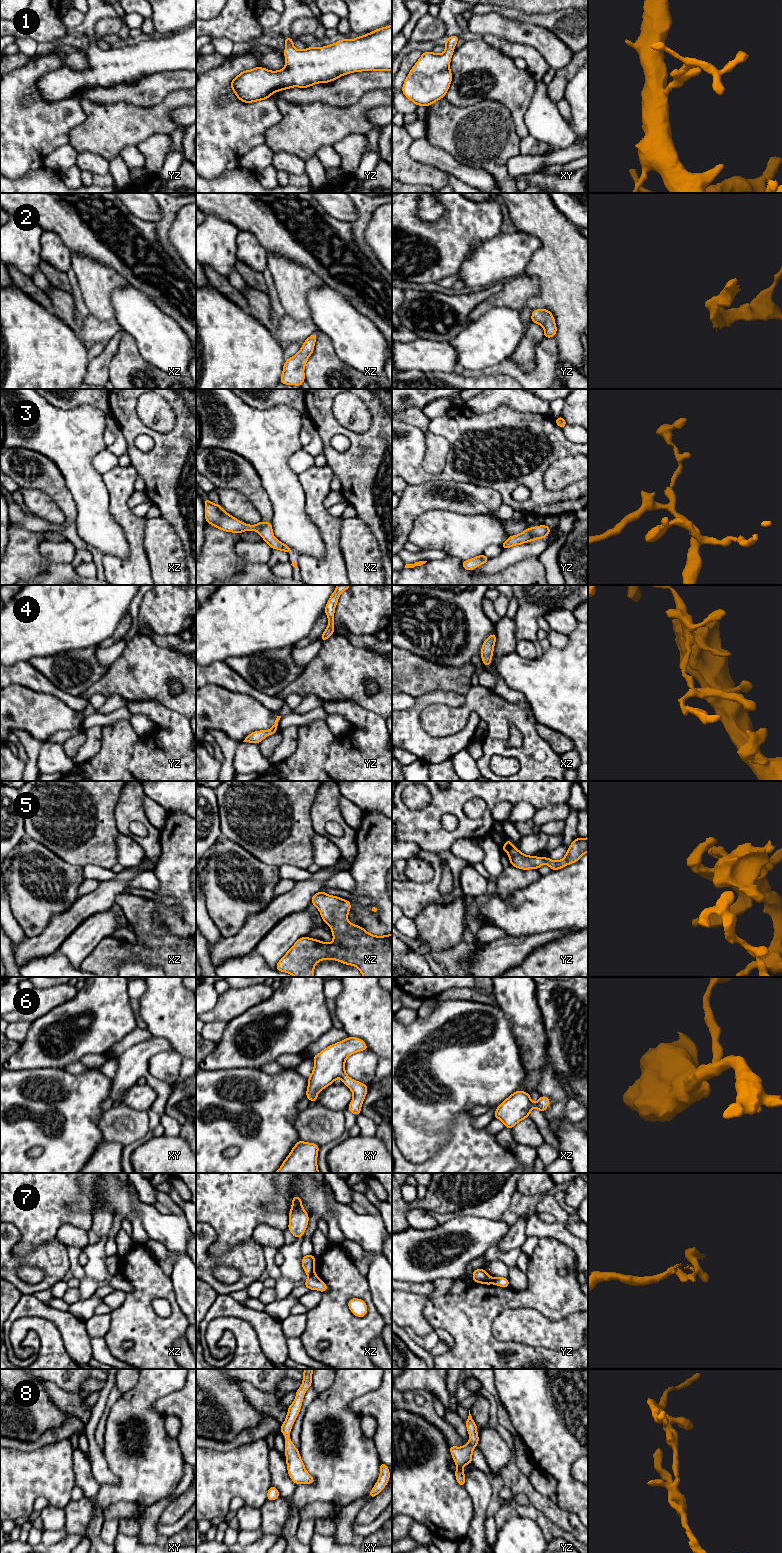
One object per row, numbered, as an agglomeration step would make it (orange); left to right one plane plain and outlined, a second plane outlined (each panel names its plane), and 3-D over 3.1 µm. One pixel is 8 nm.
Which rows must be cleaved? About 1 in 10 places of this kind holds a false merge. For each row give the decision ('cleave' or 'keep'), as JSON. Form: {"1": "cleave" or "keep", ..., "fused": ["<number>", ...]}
{"1": "keep", "2": "keep", "3": "keep", "4": "keep", "5": "keep", "6": "keep", "7": "cleave", "8": "keep", "fused": ["7"]}

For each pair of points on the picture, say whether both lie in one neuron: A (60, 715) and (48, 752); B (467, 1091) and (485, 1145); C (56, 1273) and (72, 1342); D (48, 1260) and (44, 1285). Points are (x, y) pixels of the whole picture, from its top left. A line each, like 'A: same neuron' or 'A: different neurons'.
A: different neurons
B: different neurons
C: different neurons
D: same neuron

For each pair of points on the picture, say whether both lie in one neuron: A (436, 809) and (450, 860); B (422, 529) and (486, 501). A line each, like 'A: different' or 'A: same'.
A: different
B: different

